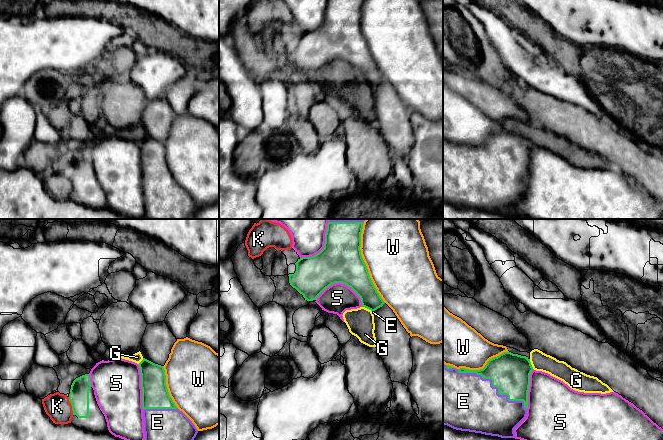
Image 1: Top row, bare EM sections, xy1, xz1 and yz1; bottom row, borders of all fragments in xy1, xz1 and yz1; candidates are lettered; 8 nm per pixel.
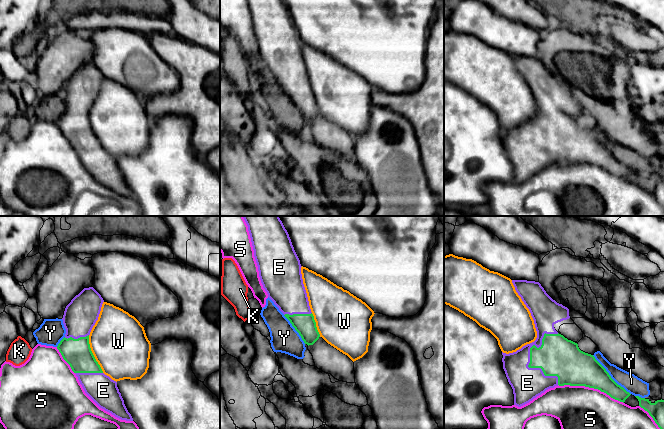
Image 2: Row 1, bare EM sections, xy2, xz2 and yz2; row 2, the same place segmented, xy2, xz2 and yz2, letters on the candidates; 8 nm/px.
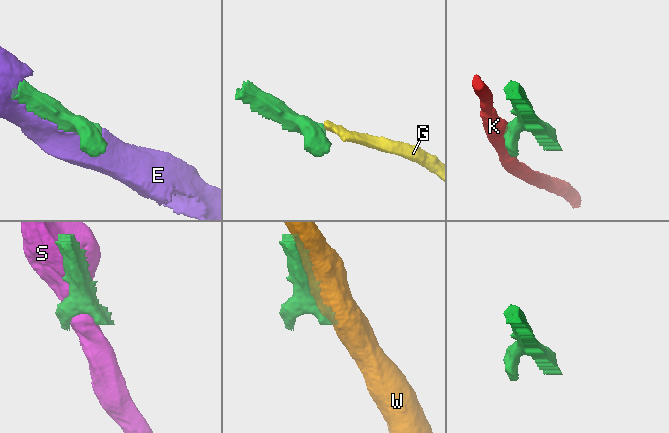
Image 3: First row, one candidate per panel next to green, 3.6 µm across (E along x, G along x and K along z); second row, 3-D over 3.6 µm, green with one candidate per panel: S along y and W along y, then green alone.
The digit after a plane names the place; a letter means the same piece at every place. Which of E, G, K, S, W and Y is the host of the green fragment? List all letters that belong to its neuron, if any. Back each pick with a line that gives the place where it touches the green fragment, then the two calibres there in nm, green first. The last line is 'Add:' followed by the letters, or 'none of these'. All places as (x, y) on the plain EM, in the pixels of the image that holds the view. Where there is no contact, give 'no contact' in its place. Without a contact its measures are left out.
E: yz2 (528, 141) | 320/260 nm
Add: E

